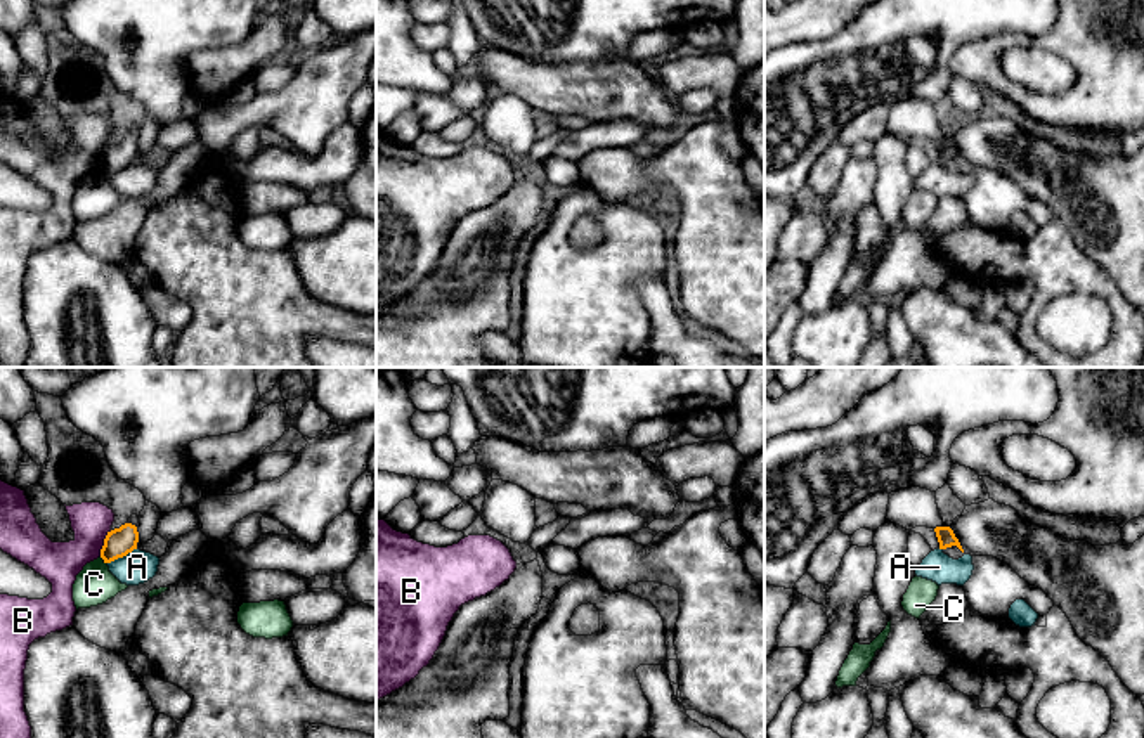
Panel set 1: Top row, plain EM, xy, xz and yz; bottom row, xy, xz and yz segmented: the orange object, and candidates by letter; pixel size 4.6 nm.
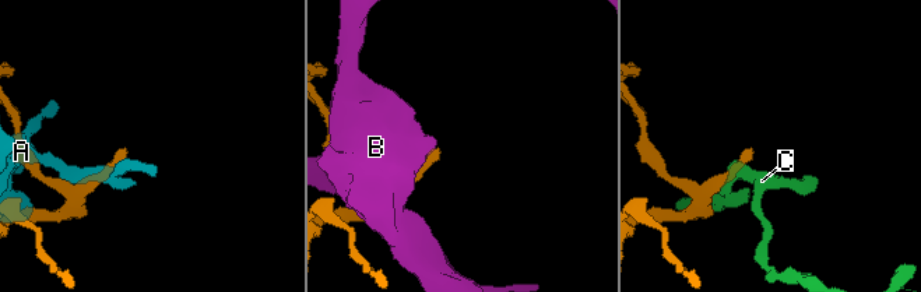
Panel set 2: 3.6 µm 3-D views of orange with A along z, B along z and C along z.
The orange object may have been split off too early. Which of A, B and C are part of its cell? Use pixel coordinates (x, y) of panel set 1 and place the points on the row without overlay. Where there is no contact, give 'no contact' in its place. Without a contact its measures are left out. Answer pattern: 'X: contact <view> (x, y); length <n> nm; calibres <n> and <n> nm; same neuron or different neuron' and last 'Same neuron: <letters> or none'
A: contact xy (122, 168); length 150 nm; calibres 140 and 160 nm; different neuron
B: contact xy (104, 155); length 130 nm; calibres 140 and 190 nm; different neuron
C: contact xy (103, 170); length 50 nm; calibres 140 and 180 nm; different neuron
Same neuron: none

